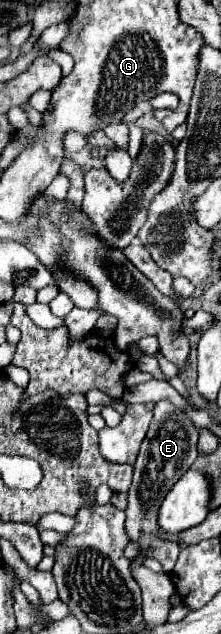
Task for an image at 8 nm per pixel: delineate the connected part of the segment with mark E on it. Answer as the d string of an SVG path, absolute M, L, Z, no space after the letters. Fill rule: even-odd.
M158 401L154 405L154 417L150 423L150 429L146 433L146 439L142 441L136 465L134 465L134 479L128 493L128 509L126 509L126 531L134 543L140 543L148 547L150 551L142 553L144 557L158 559L164 567L174 565L174 555L178 555L178 545L168 543L164 539L158 539L158 507L162 505L166 493L170 487L192 467L194 459L198 457L196 445L198 445L198 427L188 419L188 415L172 405L170 401Z

